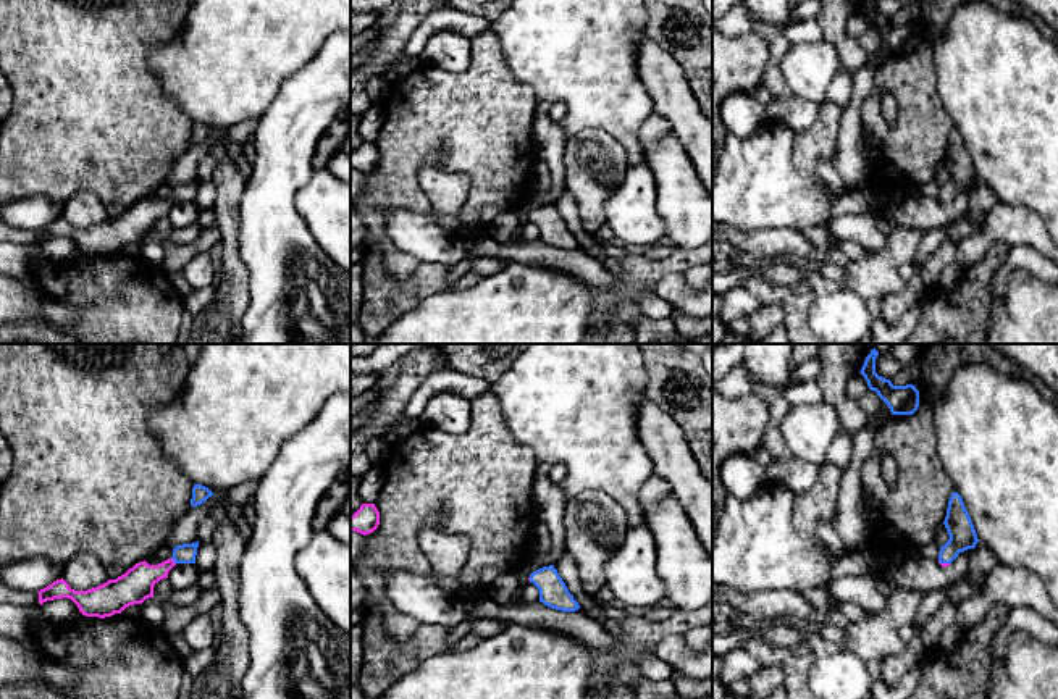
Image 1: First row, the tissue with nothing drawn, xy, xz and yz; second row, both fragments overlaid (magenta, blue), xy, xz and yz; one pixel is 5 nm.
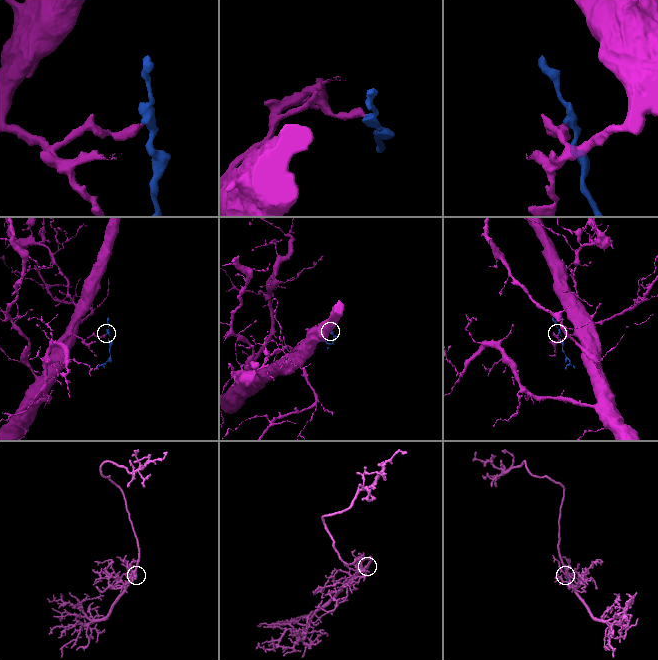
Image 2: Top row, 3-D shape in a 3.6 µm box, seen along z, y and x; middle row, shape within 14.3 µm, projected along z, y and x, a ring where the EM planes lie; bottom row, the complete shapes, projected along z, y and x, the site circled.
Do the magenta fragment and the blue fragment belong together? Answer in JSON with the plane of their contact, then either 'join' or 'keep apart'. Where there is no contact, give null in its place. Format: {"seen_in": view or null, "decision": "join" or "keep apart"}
{"seen_in": "xy", "decision": "join"}

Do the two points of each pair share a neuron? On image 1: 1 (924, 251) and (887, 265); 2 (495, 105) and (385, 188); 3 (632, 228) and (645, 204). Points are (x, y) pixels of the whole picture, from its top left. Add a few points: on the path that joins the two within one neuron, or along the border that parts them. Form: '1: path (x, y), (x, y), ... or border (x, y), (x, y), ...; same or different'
1: border (926, 233), (913, 260); different
2: path (467, 115), (456, 115), (411, 160); same
3: path (633, 221), (633, 215), (638, 210); same

